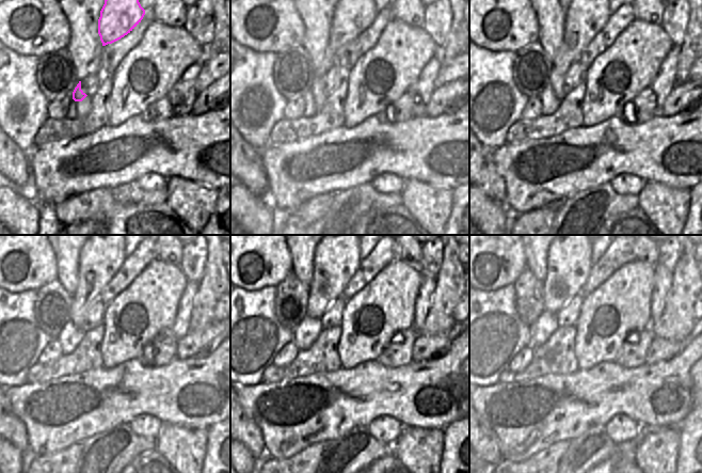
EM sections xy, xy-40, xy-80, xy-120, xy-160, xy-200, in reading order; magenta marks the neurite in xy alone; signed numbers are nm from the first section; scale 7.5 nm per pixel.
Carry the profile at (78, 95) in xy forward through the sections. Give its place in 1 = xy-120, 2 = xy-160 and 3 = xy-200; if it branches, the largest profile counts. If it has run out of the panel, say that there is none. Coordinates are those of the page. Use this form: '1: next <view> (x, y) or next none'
1: next xy-120 (100, 257)
2: next xy-160 (336, 257)
3: next xy-200 (569, 263)

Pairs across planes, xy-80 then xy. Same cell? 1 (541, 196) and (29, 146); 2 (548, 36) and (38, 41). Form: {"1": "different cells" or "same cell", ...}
{"1": "different cells", "2": "different cells"}

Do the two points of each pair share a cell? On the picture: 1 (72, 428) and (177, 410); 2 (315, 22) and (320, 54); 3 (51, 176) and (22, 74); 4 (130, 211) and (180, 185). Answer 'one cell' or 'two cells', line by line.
1: one cell
2: one cell
3: two cells
4: two cells

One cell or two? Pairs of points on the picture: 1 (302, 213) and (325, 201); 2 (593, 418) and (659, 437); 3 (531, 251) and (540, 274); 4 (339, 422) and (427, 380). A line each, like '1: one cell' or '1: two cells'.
1: one cell
2: two cells
3: one cell
4: one cell

